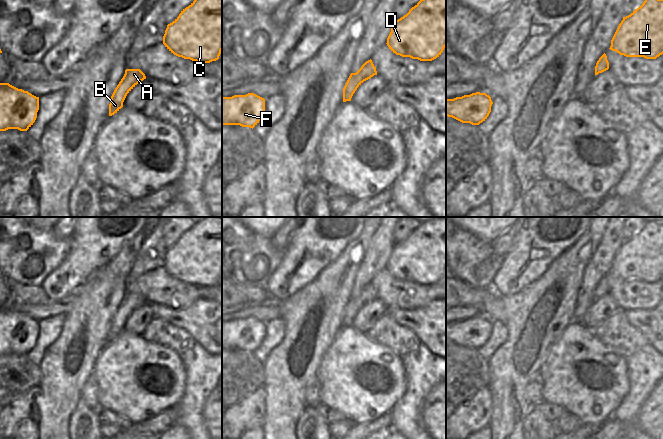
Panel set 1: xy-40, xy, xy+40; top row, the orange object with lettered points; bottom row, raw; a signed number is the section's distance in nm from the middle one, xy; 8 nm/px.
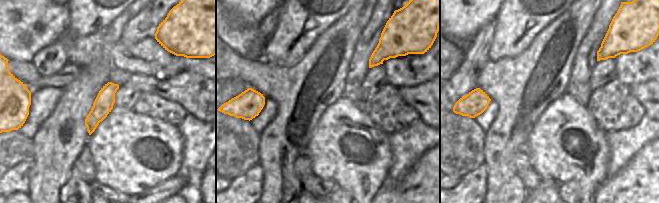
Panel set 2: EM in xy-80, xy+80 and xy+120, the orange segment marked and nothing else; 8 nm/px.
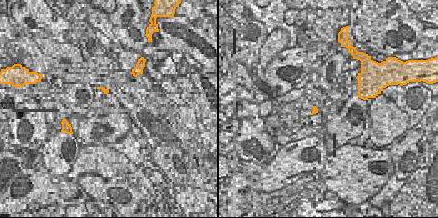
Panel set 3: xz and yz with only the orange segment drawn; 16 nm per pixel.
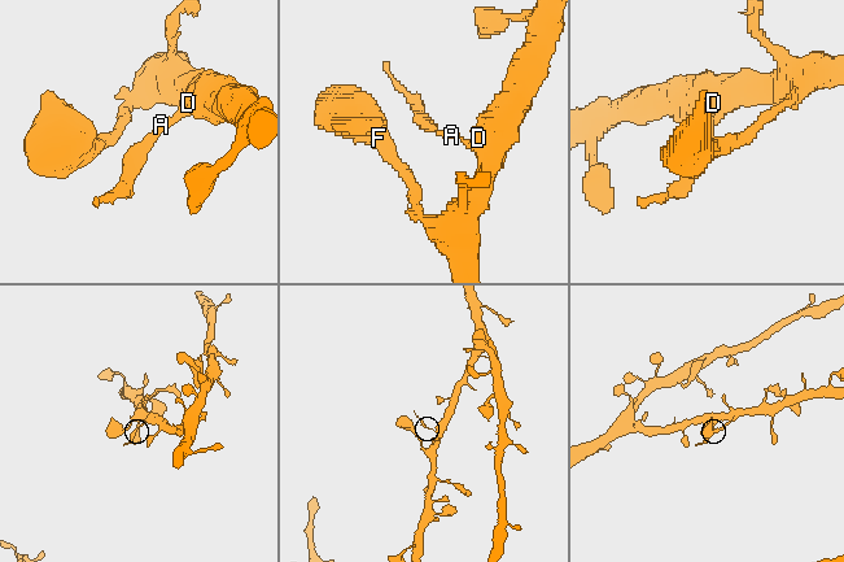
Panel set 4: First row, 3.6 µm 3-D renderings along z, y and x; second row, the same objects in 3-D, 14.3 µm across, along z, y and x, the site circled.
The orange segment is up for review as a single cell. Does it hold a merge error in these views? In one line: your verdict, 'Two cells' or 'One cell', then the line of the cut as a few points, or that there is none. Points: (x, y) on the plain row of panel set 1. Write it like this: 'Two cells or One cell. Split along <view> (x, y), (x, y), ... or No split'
Two cells. Split along xy+40 (595, 290), (599, 296).

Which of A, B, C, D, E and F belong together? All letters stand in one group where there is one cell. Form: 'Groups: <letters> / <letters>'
Groups: A B / C D E F.

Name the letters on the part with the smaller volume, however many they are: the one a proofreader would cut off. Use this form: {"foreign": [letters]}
{"foreign": ["A", "B"]}

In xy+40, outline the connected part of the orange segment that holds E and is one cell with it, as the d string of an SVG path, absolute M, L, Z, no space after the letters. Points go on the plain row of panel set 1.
M647 221L630 239L623 241L609 272L626 281L656 283L663 278L663 223Z

